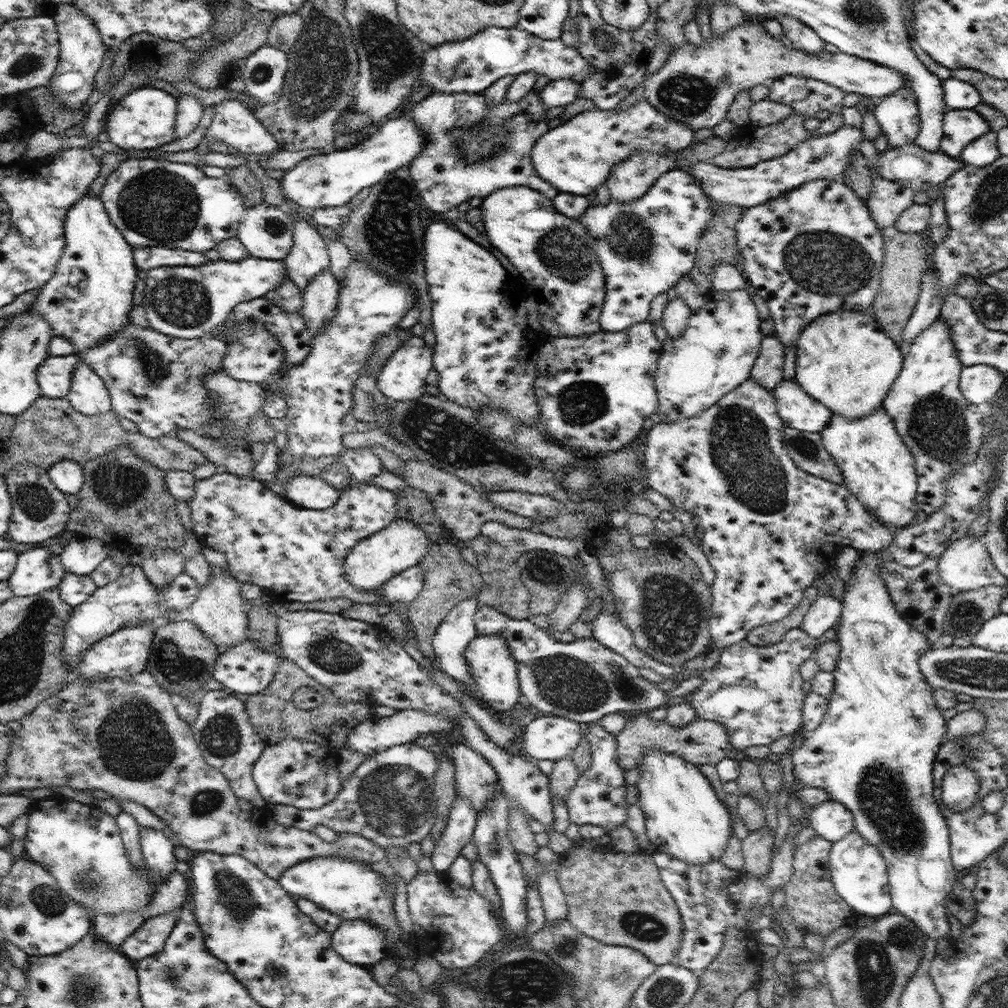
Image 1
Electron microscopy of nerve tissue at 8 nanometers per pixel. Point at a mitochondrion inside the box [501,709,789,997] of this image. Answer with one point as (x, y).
(642, 926)

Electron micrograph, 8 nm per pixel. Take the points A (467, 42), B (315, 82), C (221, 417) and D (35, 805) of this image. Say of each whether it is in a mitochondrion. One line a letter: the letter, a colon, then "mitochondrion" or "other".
A: other
B: mitochondrion
C: other
D: other

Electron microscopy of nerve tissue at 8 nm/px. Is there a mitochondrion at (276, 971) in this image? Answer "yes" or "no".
no

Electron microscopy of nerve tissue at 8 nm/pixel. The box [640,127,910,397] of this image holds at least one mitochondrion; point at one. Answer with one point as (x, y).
(825, 262)

